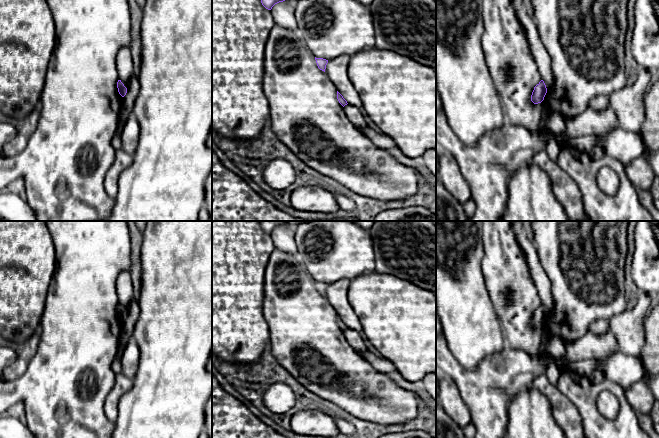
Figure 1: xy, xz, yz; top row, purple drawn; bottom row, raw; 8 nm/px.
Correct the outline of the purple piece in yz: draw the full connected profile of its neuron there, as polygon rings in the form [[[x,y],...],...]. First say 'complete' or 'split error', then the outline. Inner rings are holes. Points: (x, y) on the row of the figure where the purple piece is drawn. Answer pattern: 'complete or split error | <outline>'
complete | [[[541,80],[535,87],[531,95],[531,101],[534,104],[541,103],[547,93],[547,88],[543,80]]]

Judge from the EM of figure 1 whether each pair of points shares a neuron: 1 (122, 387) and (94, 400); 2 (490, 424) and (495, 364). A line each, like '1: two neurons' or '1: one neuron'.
1: two neurons
2: one neuron

